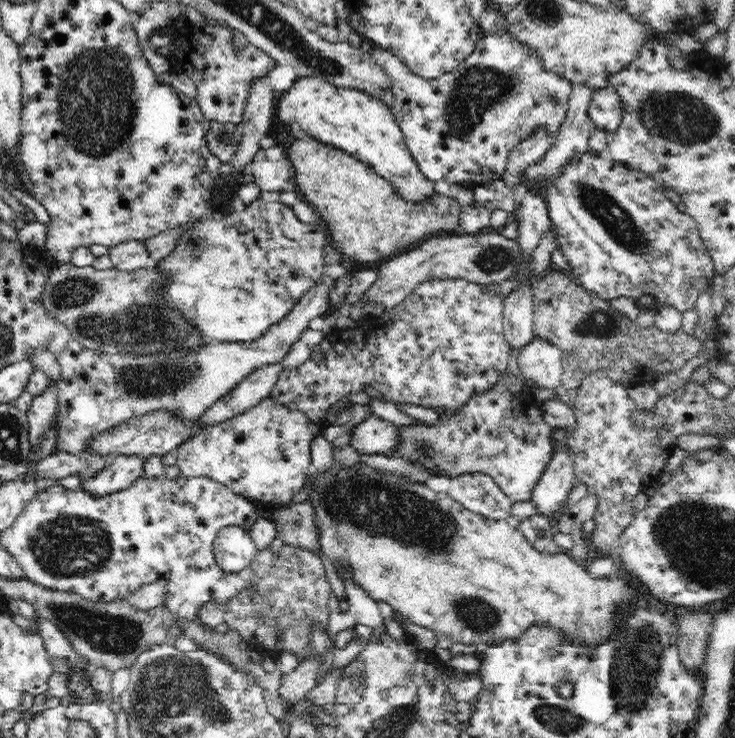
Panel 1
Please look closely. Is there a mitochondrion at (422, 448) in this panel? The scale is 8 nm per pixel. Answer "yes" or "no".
yes

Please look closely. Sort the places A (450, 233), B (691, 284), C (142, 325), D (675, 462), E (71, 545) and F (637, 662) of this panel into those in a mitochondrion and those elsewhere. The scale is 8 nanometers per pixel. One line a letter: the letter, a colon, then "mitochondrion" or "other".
A: other
B: other
C: mitochondrion
D: other
E: mitochondrion
F: mitochondrion

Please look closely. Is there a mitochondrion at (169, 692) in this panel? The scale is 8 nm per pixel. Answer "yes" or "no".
yes

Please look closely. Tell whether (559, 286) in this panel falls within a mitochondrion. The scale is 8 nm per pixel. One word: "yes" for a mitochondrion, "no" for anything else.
no

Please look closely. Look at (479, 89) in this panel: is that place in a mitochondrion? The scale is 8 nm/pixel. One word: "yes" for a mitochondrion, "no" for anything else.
yes

